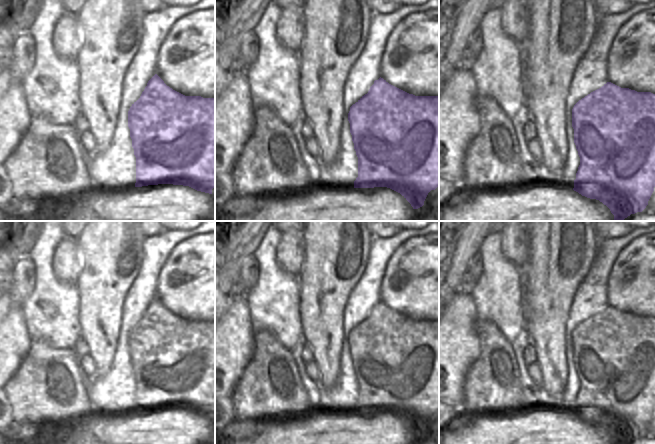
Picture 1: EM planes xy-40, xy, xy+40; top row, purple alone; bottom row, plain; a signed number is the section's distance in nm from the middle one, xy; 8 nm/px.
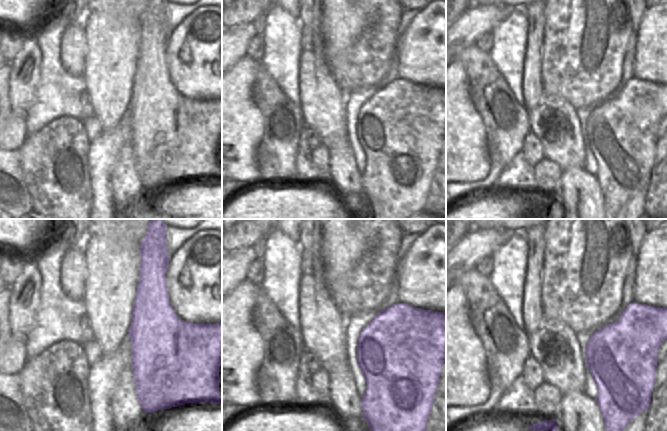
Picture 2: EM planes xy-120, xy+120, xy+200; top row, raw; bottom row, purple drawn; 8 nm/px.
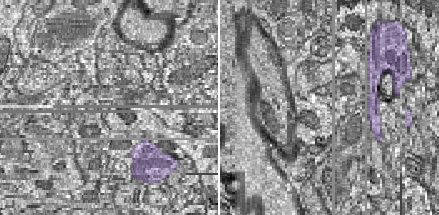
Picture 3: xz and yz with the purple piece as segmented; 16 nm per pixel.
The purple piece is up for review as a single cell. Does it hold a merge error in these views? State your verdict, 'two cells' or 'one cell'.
two cells

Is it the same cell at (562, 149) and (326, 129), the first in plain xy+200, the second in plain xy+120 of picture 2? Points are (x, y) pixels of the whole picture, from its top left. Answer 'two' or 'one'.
one

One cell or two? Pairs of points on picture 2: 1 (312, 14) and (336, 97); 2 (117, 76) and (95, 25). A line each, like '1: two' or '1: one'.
1: one
2: one

